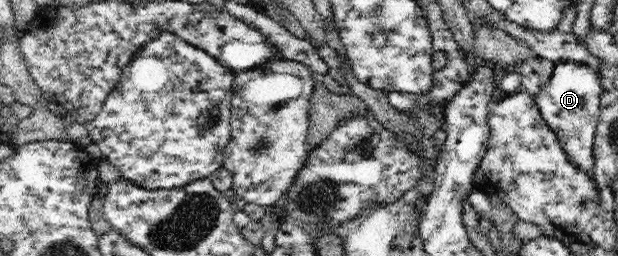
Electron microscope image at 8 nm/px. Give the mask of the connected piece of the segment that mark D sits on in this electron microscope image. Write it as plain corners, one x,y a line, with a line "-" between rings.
558,60
548,84
535,96
543,119
558,137
560,146
580,170
594,178
594,134
599,123
600,94
602,94
601,71
594,72
588,65
573,60

